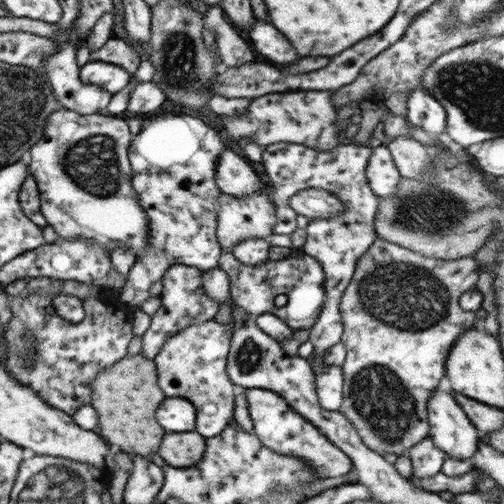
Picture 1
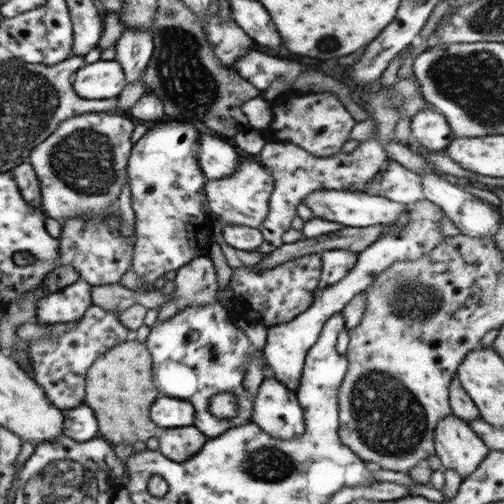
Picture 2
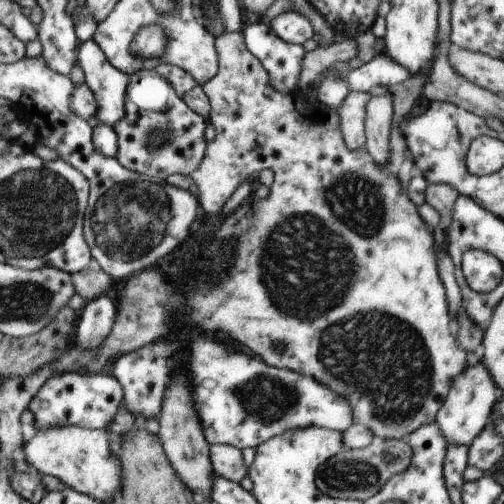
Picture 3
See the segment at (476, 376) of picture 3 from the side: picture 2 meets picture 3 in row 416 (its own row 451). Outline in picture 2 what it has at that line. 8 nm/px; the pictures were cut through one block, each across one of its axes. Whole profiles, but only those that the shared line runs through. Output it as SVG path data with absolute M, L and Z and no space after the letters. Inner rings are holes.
M449 414L435 424L435 456L441 460L441 468L455 470L461 478L475 472L479 462L489 454L489 448L473 432L469 422Z

